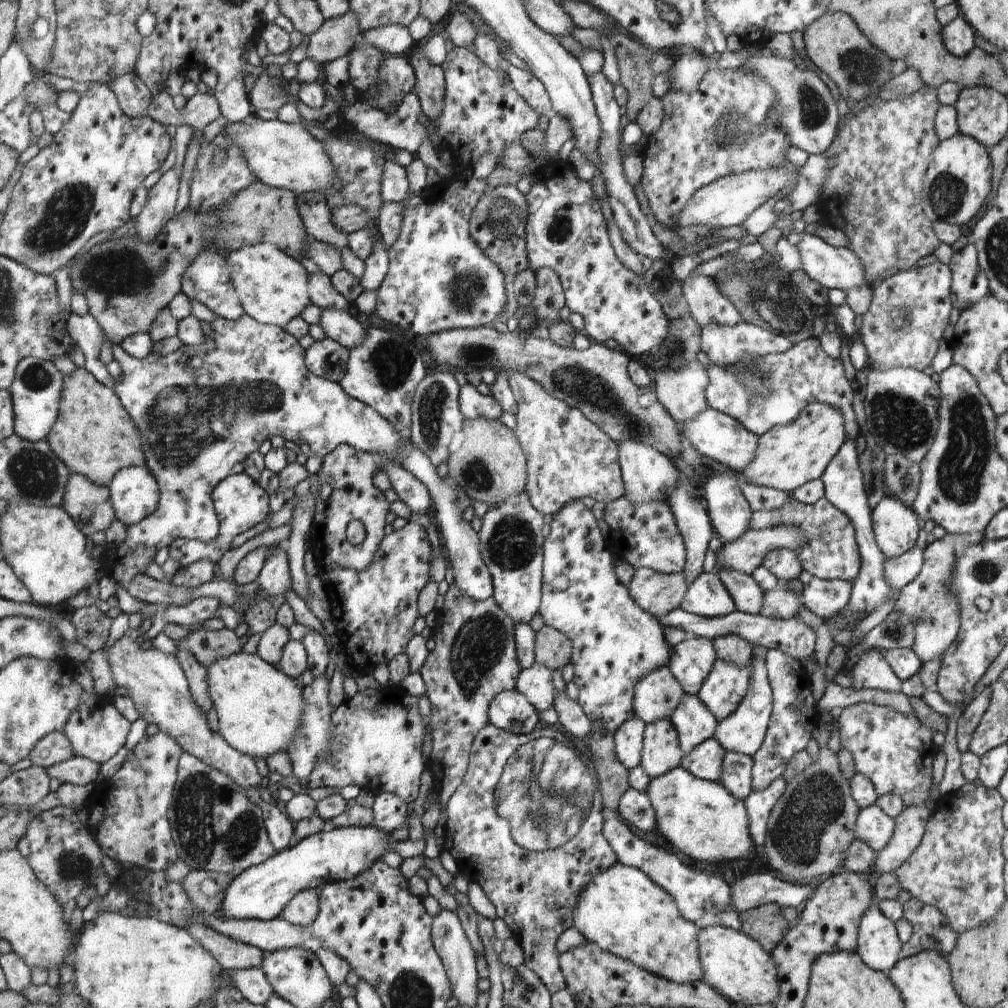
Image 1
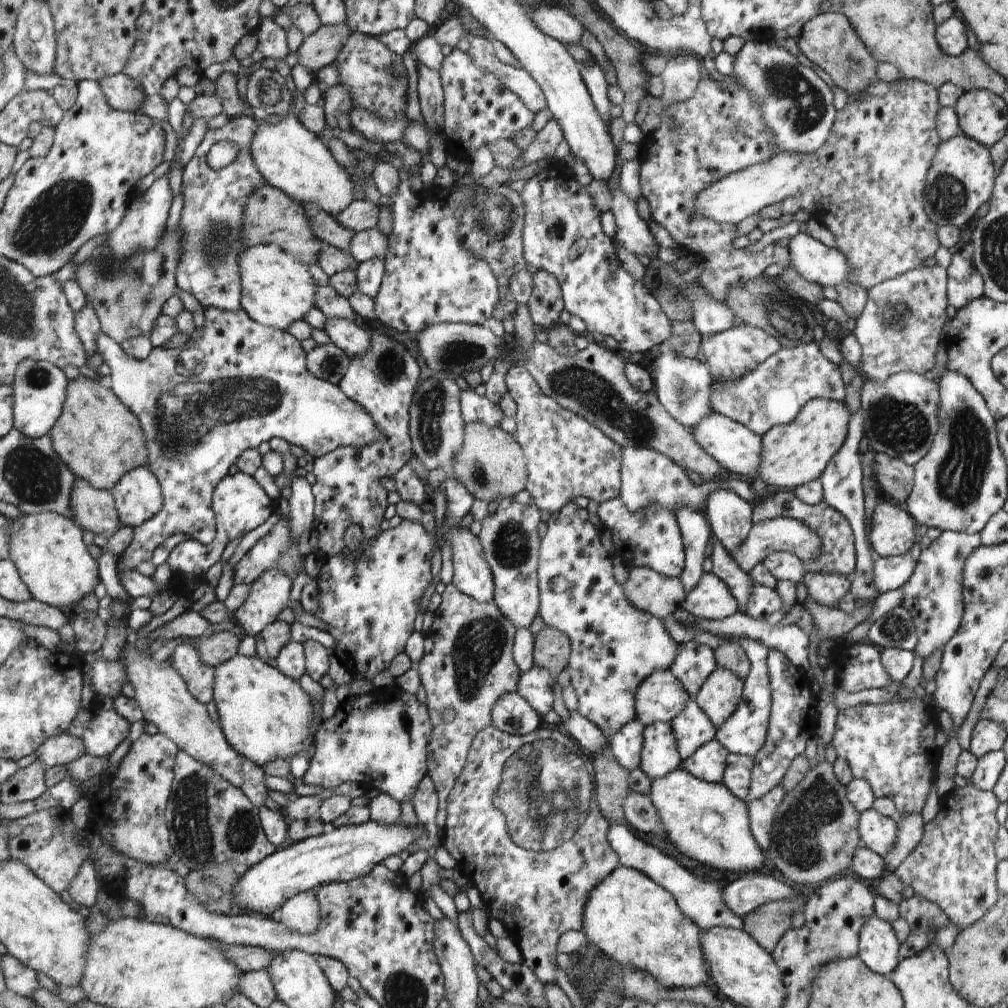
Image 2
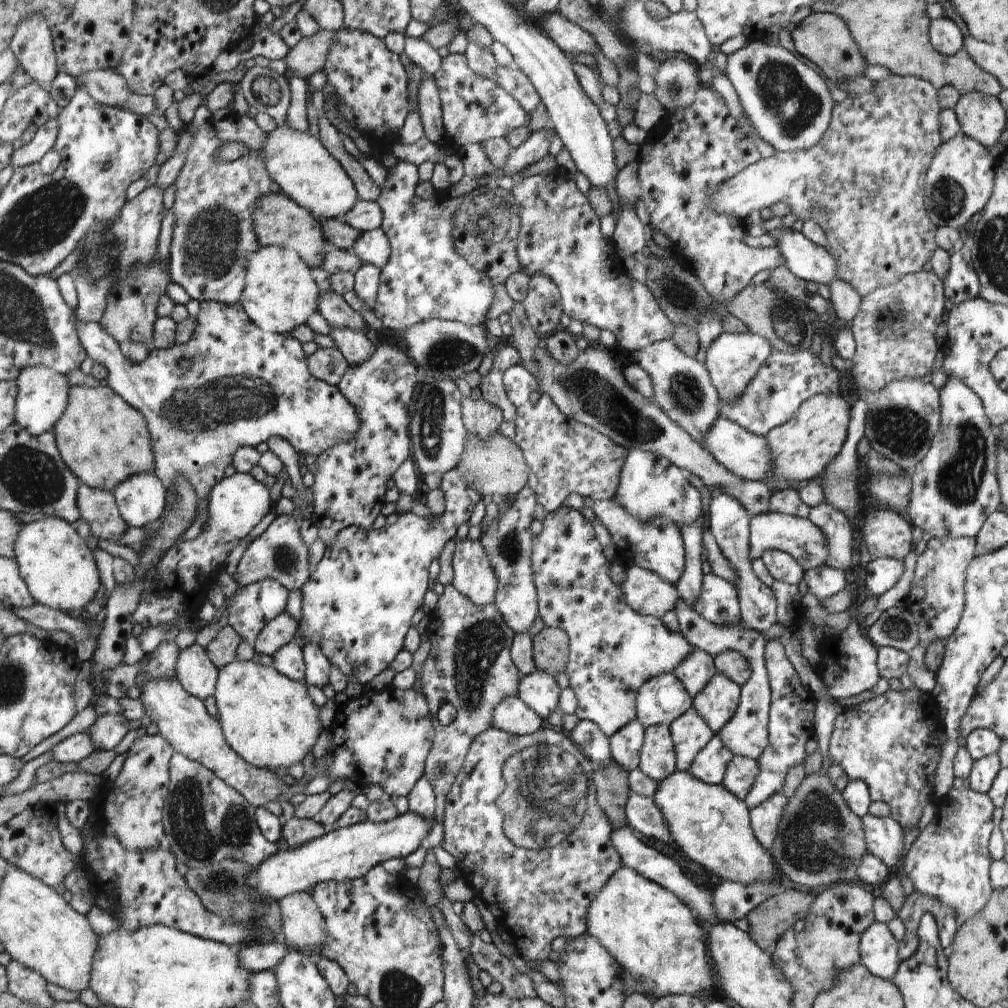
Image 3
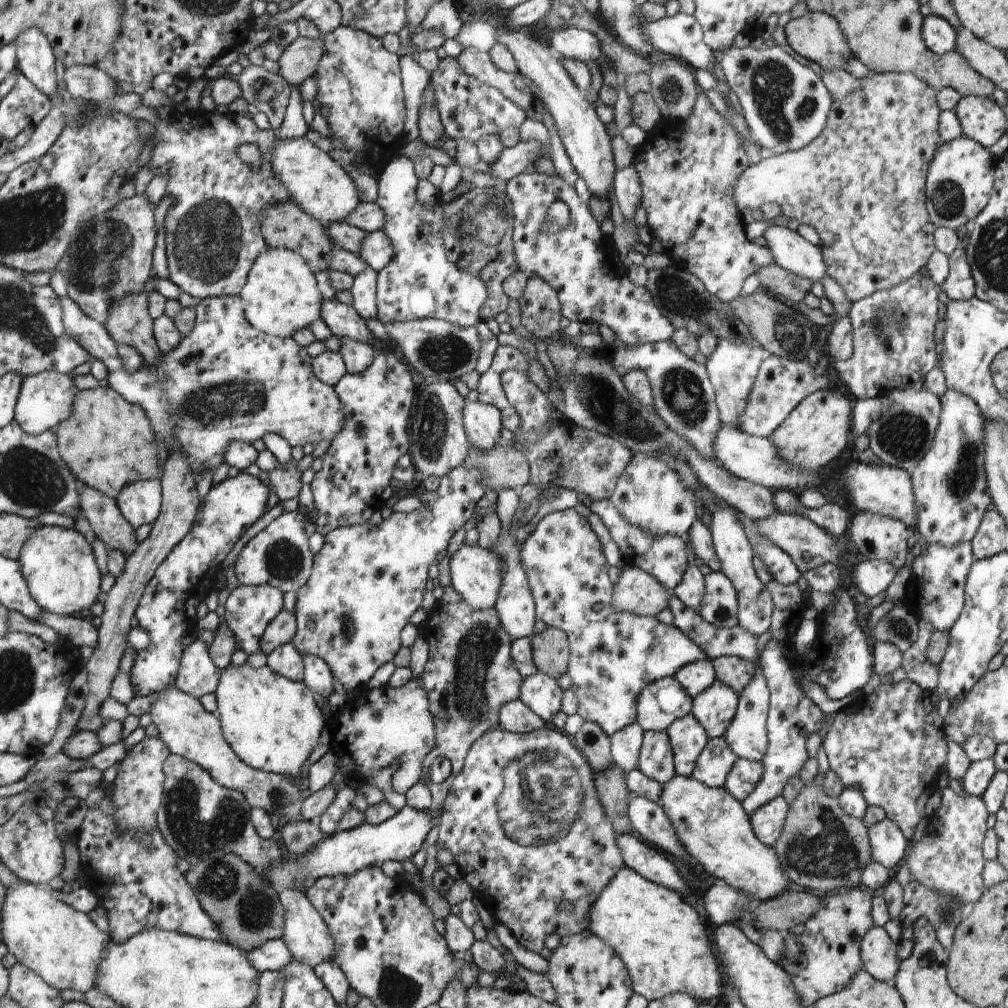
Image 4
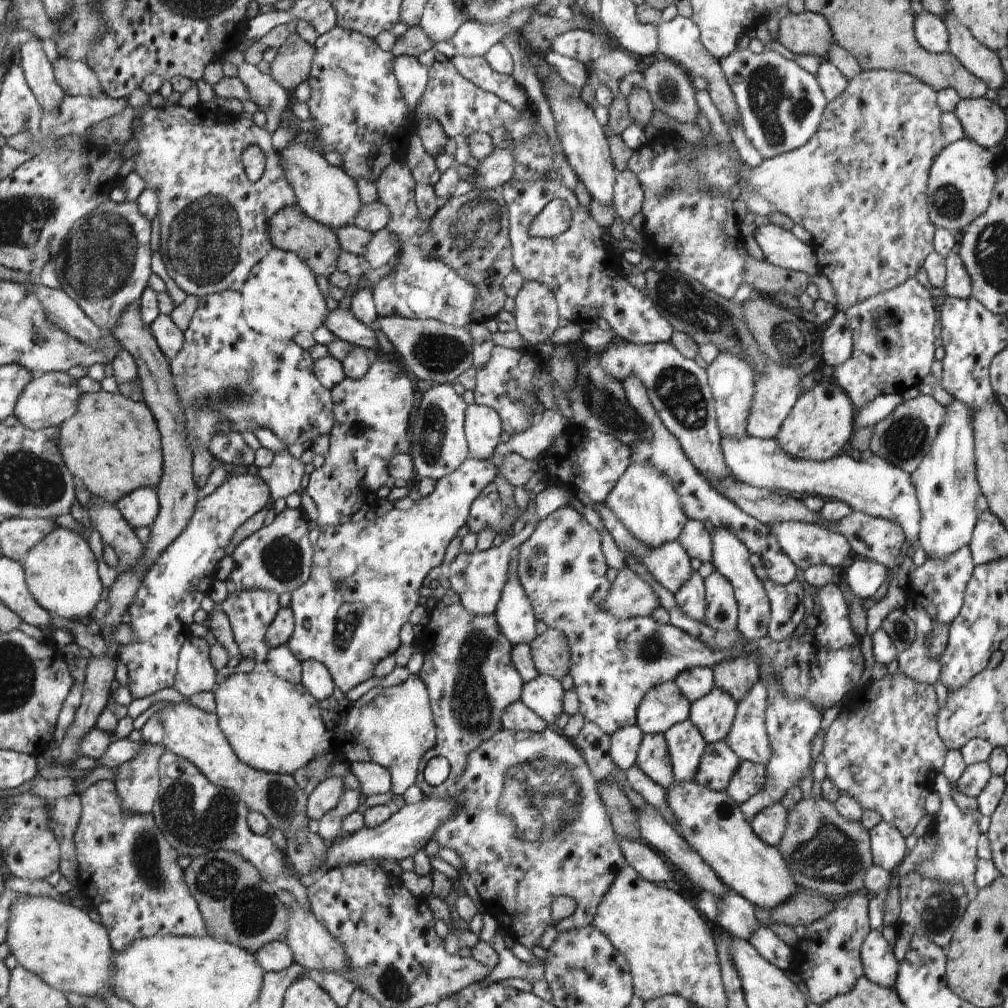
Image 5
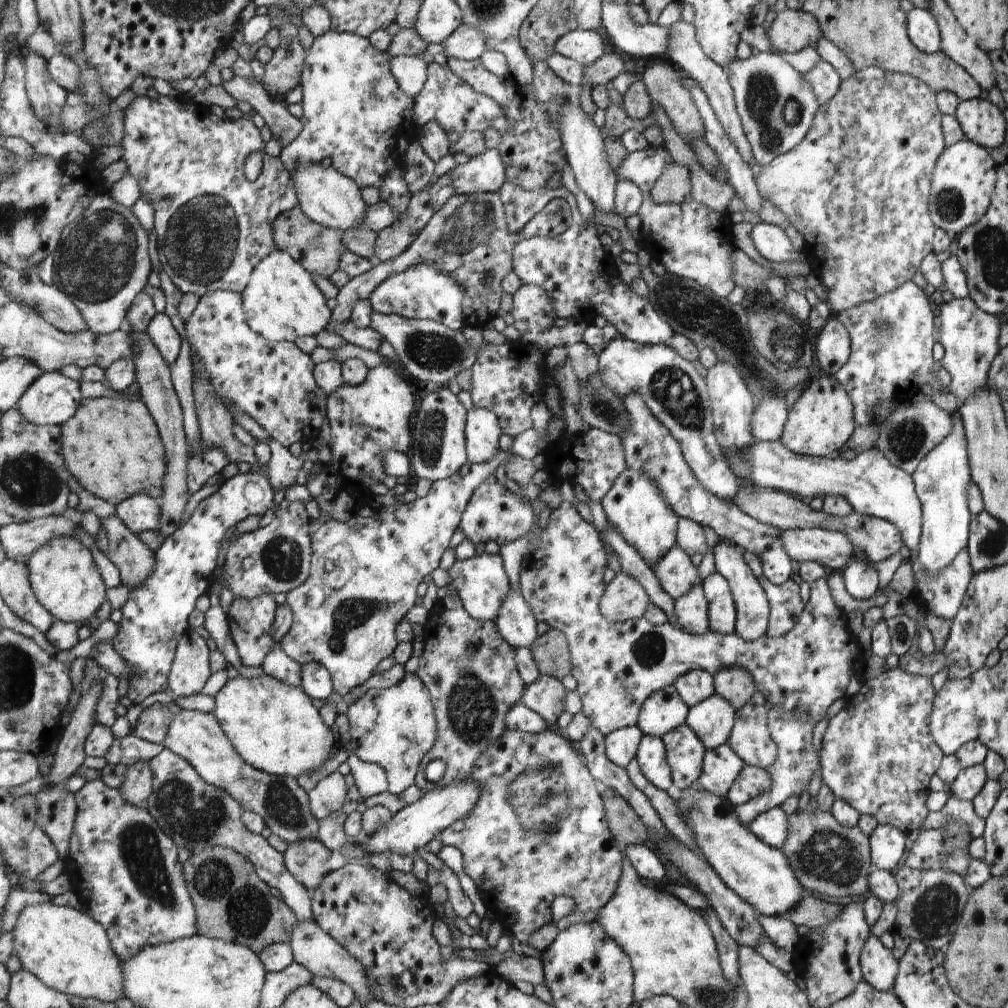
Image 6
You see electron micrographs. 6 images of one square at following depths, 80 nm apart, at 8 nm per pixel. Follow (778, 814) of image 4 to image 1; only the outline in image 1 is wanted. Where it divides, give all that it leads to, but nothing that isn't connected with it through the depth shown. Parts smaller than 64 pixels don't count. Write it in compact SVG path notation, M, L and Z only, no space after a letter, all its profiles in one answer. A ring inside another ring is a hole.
M780 776L764 790L750 793L746 800L747 814L750 818L750 833L756 848L762 846L767 838L767 822L771 810L786 792L787 780Z

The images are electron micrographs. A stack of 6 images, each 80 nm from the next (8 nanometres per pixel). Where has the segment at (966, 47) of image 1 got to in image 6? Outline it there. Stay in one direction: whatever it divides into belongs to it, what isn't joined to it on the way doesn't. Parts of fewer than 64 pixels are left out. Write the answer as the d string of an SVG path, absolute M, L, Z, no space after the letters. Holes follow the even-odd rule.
M918 8L907 12L907 16L908 36L914 46L927 54L940 52L940 28L934 16L927 10Z

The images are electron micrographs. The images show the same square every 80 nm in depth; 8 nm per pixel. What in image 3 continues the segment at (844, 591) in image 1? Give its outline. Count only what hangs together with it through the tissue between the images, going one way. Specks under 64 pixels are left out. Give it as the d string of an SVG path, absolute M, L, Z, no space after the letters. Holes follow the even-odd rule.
M820 565L815 569L808 569L803 576L806 586L816 598L821 602L824 598L834 596L840 590L848 588L844 570L840 570L828 565Z

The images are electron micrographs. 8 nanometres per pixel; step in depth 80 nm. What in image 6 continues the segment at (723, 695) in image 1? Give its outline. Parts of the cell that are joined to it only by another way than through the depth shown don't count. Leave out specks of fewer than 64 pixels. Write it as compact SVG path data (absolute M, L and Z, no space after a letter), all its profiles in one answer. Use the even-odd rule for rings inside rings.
M712 694L690 708L686 725L699 735L706 750L715 750L730 741L735 712L735 707L726 698Z

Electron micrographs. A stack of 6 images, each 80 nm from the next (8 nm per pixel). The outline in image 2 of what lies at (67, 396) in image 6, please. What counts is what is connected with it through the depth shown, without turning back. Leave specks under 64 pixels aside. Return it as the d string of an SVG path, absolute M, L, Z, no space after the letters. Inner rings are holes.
M24 360L18 366L14 386L14 428L28 435L28 438L40 438L50 432L61 415L67 398L68 379L64 371L48 361Z

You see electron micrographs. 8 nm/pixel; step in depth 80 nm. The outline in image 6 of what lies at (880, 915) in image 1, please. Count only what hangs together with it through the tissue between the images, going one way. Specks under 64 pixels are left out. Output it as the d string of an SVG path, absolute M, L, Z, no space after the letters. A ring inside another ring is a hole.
M870 934L866 938L860 954L860 967L863 980L870 986L878 991L894 992L898 961L878 936Z

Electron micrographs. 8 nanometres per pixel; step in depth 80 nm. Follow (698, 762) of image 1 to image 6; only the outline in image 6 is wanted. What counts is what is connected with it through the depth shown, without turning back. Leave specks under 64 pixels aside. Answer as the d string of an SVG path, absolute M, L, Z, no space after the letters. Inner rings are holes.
M728 744L715 750L707 750L703 758L703 775L697 786L711 794L727 796L739 779L743 766L743 760Z

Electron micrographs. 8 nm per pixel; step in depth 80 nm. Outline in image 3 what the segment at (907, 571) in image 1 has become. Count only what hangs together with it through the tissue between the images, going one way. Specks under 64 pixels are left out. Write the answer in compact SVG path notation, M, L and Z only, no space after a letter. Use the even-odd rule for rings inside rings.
M888 557L872 558L866 565L864 584L874 597L884 594L899 579L903 571L903 560Z

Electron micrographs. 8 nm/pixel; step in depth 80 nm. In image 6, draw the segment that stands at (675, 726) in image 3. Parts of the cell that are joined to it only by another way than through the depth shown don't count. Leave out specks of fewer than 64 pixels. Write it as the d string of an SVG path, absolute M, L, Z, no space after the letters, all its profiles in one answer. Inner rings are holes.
M685 724L664 734L663 743L674 776L674 790L697 785L703 775L703 758L707 752L699 735Z

